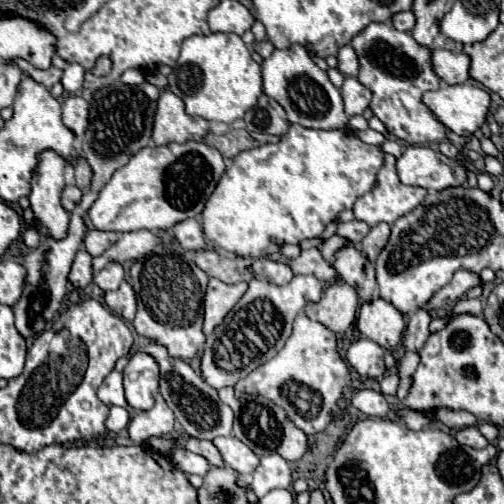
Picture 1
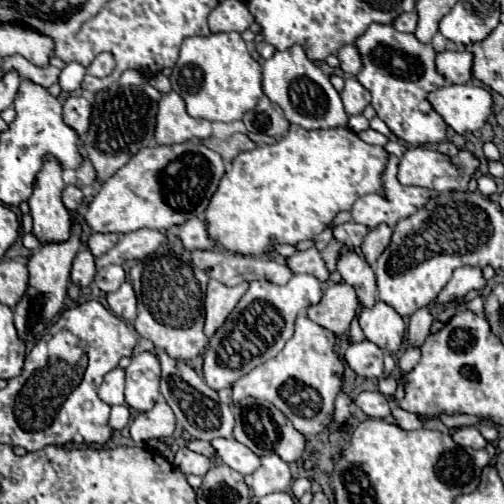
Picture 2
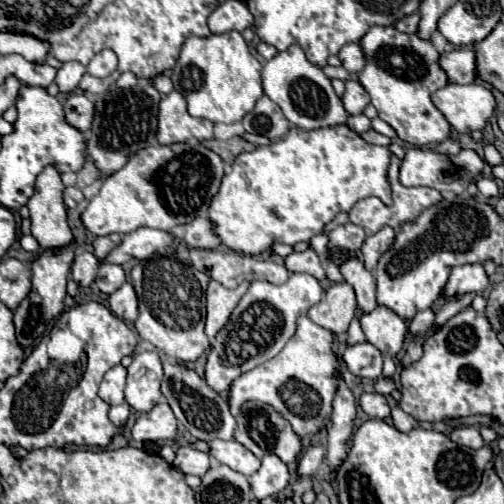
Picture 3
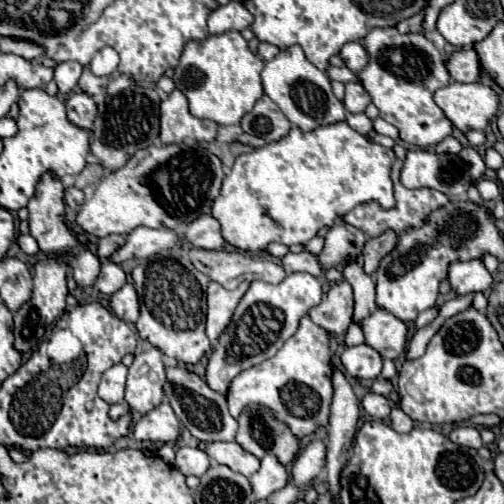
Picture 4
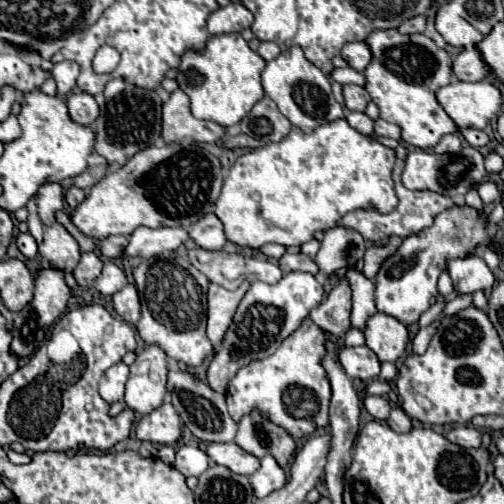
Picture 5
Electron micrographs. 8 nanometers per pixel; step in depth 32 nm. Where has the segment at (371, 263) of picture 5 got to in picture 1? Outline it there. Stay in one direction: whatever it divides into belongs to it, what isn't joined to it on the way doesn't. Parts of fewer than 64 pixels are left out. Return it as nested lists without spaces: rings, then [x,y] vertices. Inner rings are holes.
[[[380,222],[380,224],[372,226],[368,236],[362,240],[362,250],[370,260],[376,260],[376,256],[388,242],[388,232],[390,232],[390,226],[386,222]]]

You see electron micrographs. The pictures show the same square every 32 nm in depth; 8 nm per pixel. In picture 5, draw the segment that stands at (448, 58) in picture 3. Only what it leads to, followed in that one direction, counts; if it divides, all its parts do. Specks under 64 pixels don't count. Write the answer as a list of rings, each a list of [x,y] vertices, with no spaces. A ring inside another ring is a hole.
[[[466,48],[454,58],[452,74],[462,82],[478,82],[488,74],[488,68],[476,48]]]

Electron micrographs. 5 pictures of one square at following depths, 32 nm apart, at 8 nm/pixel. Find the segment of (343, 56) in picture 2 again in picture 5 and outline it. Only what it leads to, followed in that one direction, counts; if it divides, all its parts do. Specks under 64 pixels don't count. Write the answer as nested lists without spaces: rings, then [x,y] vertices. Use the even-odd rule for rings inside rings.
[[[350,42],[342,48],[342,58],[348,62],[350,68],[362,72],[368,62],[370,62],[370,52],[368,52],[368,46],[364,42]]]

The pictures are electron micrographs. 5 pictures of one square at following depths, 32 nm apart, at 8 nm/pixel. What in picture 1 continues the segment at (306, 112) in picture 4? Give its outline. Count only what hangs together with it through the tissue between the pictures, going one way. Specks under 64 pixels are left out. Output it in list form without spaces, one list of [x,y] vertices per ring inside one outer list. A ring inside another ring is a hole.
[[[292,44],[284,50],[274,50],[268,58],[264,58],[262,80],[264,94],[274,98],[286,110],[290,122],[320,130],[344,130],[348,126],[348,116],[344,116],[340,90],[330,82],[328,74],[312,62],[302,44]]]

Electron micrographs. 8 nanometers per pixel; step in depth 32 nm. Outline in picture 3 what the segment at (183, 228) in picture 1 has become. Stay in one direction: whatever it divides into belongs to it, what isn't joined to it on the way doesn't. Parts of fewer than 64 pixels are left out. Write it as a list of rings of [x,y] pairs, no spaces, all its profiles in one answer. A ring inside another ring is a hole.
[[[196,218],[186,224],[184,242],[188,248],[218,248],[220,240],[212,236],[212,224],[208,218]]]

